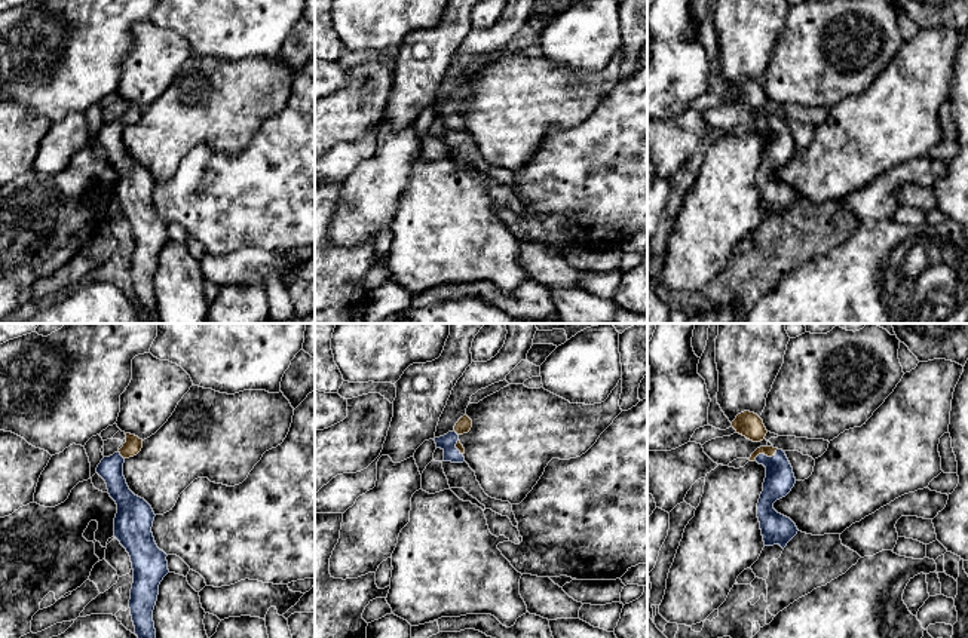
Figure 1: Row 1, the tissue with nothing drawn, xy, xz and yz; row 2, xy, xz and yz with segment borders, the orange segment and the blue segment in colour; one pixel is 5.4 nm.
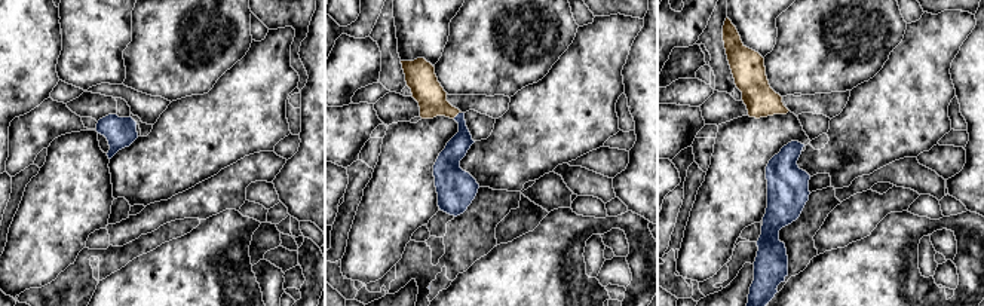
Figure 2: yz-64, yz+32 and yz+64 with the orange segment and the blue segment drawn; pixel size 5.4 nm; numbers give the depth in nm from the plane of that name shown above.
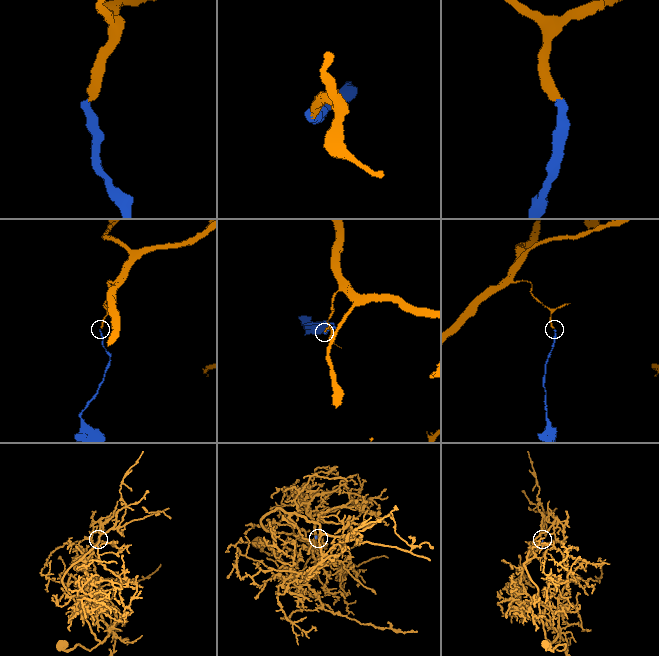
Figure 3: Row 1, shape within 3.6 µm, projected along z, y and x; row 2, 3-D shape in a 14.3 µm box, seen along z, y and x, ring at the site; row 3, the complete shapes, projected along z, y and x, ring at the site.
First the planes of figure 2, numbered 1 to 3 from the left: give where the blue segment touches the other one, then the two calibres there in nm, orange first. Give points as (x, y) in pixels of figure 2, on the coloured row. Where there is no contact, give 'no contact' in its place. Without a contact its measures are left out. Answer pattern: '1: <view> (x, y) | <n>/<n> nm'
1: no contact
2: yz+32 (456, 115) | 160/120 nm
3: no contact

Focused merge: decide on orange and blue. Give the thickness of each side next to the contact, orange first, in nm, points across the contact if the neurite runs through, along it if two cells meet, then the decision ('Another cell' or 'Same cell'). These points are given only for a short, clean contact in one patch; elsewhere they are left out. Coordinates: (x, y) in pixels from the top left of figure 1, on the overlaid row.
Thickness 60 nm (orange) against 160 nm. Path across: yz (769, 451), (766, 454), (777, 465), (780, 479). Same cell

